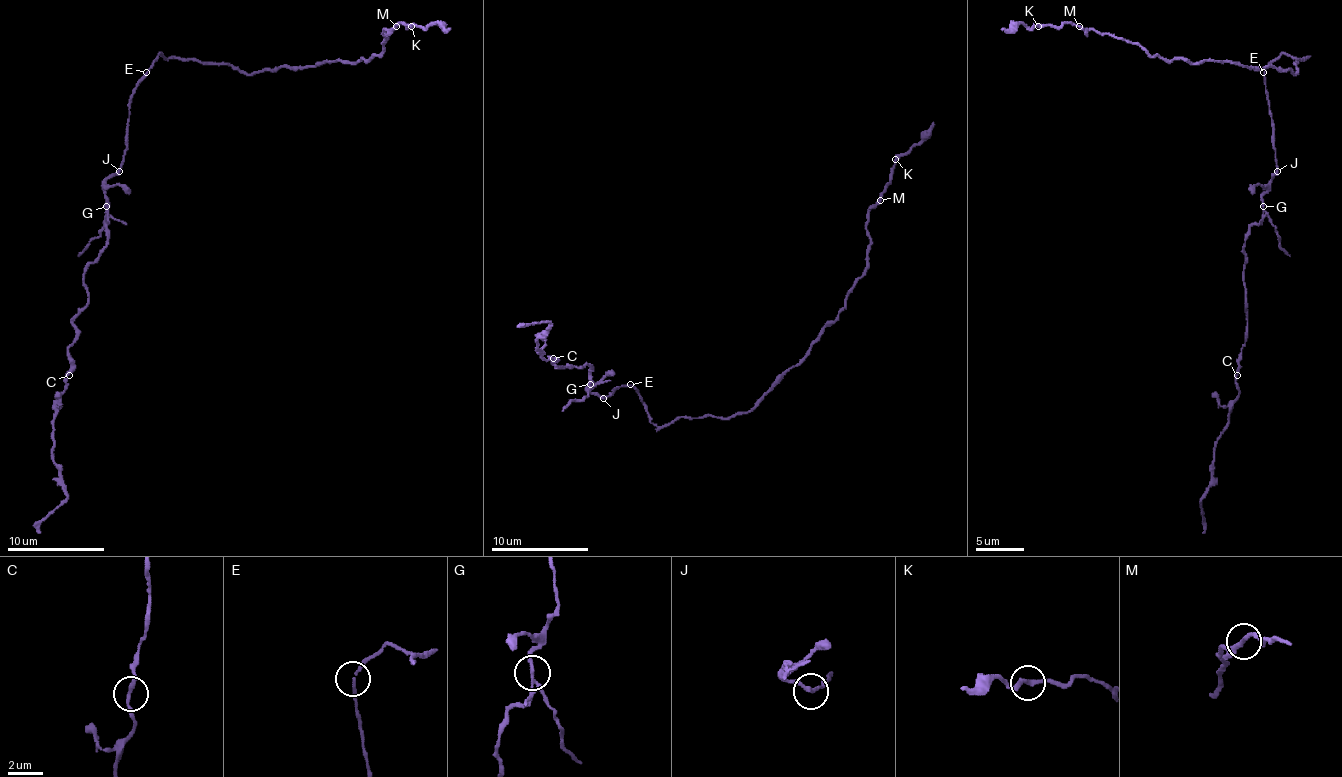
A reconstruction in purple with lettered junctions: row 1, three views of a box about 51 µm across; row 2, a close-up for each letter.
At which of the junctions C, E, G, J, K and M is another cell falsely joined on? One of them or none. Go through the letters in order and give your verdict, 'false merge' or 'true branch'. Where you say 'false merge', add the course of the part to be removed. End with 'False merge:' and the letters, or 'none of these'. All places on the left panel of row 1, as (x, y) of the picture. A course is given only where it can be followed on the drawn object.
C: true branch
E: true branch
G: false merge | (105, 206), (100, 235), (78, 256)
J: true branch
K: true branch
M: true branch
False merge: G

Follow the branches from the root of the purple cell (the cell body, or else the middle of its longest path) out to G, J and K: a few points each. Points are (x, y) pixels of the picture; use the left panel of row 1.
G: (146, 72), (129, 104), (124, 162), (105, 181), (105, 206)
J: (146, 72), (129, 104), (127, 150), (120, 172)
K: (146, 72), (161, 53), (229, 62), (248, 74), (357, 62), (382, 53), (384, 28), (411, 26)

